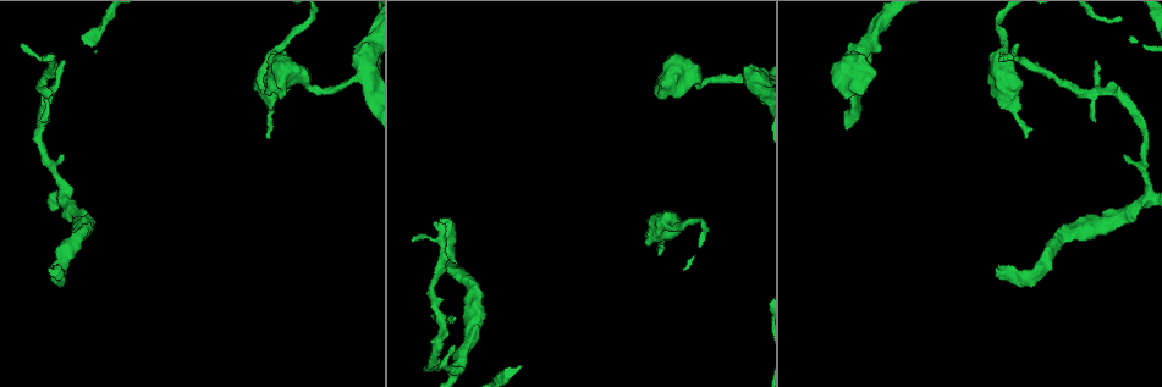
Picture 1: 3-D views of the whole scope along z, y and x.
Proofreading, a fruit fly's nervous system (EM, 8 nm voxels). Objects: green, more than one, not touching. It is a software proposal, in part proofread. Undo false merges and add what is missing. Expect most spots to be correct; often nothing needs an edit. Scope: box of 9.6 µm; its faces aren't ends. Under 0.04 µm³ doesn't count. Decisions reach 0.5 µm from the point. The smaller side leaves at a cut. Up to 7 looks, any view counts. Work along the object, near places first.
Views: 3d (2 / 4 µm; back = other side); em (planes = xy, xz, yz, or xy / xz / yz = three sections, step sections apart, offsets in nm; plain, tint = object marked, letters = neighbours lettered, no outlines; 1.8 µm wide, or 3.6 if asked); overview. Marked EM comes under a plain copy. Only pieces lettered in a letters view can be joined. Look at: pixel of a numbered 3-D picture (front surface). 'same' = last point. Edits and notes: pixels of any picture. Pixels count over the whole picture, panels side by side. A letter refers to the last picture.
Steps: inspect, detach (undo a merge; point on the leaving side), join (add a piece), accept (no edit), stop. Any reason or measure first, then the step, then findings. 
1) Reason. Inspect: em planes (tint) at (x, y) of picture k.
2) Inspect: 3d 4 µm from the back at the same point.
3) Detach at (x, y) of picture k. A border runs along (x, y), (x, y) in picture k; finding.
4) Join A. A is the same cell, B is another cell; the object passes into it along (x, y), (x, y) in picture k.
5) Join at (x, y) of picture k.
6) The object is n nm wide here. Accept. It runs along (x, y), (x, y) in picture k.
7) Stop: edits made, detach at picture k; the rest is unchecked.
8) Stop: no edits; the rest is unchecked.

Inspect: em planes (letters) at (453, 317) of picture 1.

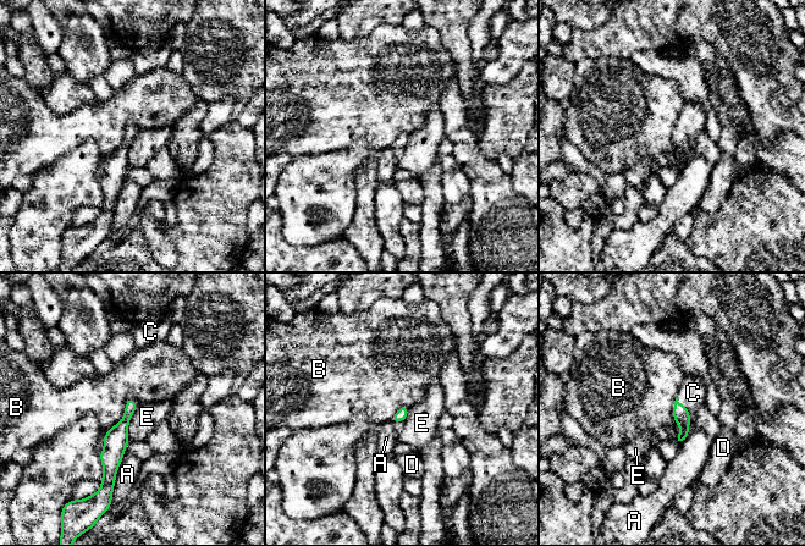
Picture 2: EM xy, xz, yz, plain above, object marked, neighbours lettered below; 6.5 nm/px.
Join C. C is the same cell, A, B, D and E are other cells; the object passes into it along (682, 417), (684, 406), (693, 392) in picture 2; the neuron continues.

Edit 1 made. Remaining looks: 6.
Free end. Inspect: 3d 2 µm at (455, 349) of picture 1.

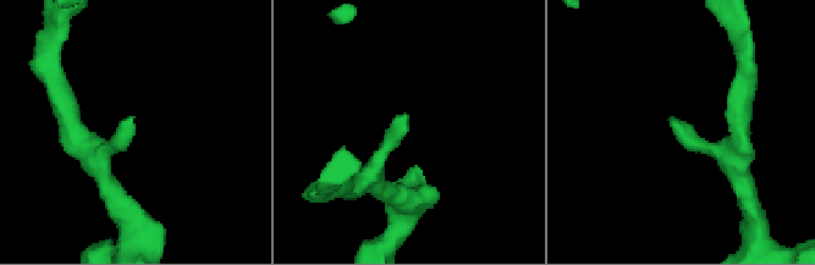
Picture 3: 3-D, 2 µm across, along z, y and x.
Inspect: em planes (letters) at (670, 121) of picture 3.

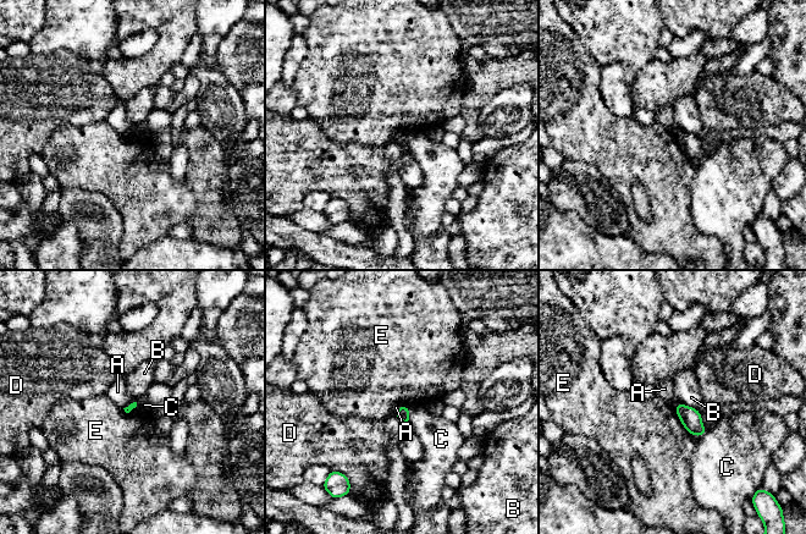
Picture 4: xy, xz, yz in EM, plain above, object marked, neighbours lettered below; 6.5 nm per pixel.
Accept. A, B, C, D and E are other cells; a border runs along (679, 402), (674, 407) in picture 4; none of them fits.

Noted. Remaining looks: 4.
Long arm stops here. Inspect: 3d 4 µm at (996, 270) of picture 1.

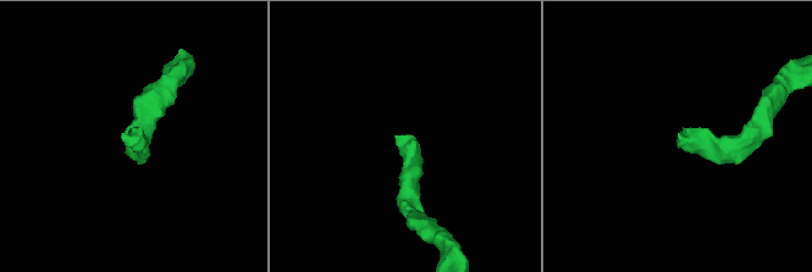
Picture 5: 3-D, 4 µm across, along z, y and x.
Inspect: em planes (tint) at (678, 135) of picture 5.

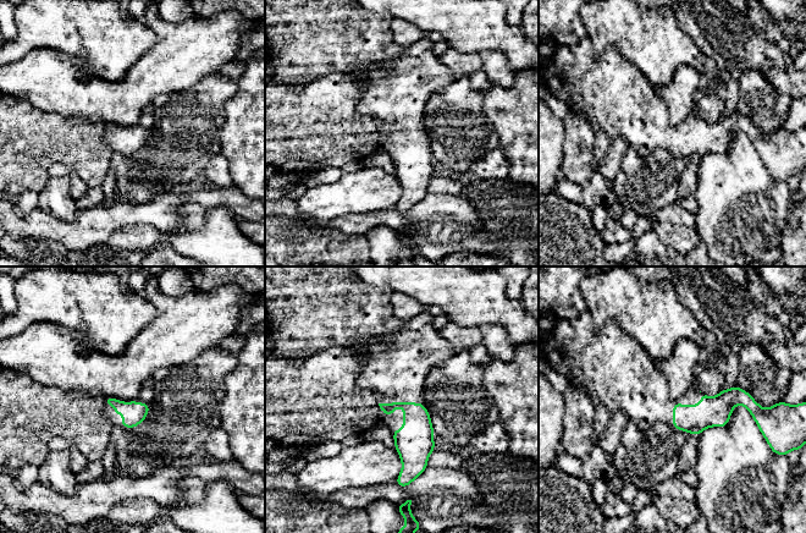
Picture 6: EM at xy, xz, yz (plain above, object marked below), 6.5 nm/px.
What lies round it. Inspect: em planes (letters) at the same point.

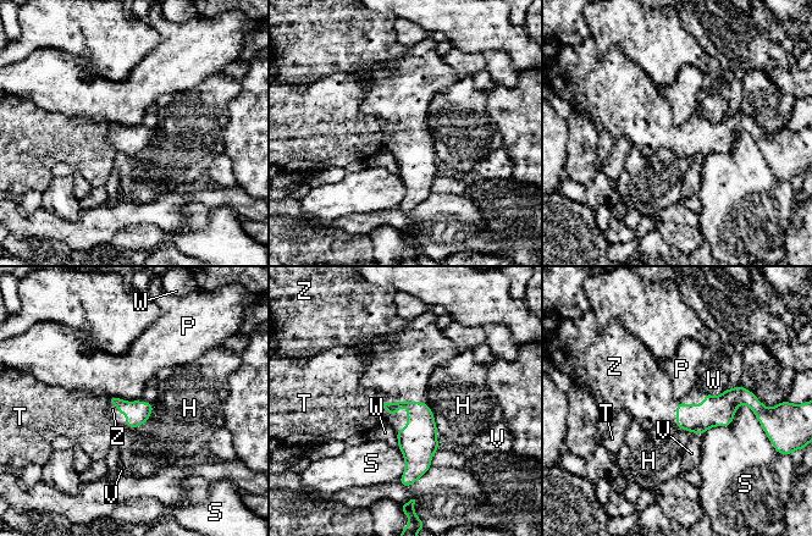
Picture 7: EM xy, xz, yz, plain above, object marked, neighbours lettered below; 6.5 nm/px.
The object is 150 nm wide here. Join Z. Z is the same cell, H, P, S, T, V and W are other cells; the object passes into it along (138, 412), (117, 407), (112, 409) in picture 7; it goes on there.

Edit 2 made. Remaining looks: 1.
Stop: edits made, join at picture 2, join at picture 7; the rest is unchecked.

